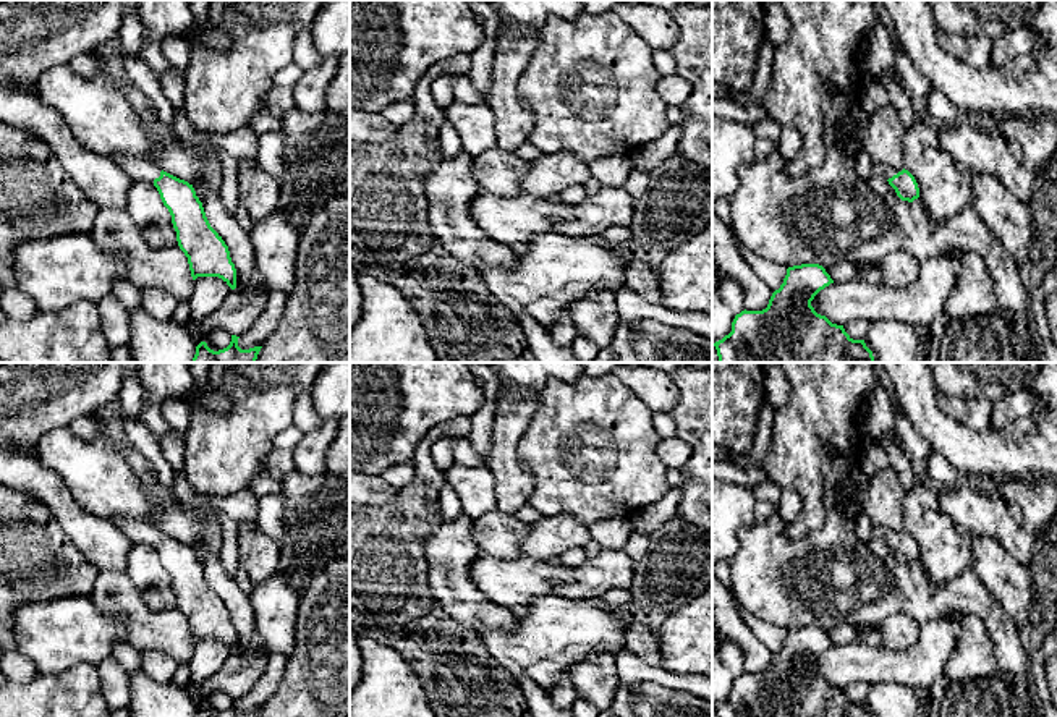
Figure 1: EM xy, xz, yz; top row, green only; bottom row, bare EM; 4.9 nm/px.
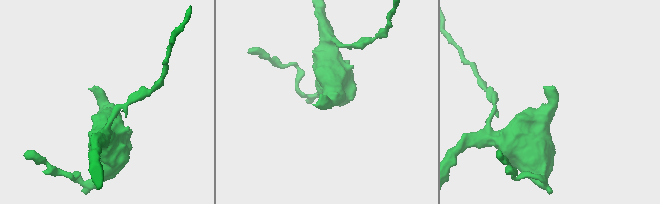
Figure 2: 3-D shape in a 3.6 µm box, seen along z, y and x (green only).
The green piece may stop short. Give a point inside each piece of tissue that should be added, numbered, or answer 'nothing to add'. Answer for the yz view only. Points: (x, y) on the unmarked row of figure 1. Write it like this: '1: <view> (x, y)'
1: yz (882, 533)

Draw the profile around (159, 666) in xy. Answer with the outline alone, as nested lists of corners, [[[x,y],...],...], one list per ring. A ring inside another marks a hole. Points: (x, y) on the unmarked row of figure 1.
[[[147,649],[141,652],[144,673],[157,683],[170,683],[178,662],[163,651]]]

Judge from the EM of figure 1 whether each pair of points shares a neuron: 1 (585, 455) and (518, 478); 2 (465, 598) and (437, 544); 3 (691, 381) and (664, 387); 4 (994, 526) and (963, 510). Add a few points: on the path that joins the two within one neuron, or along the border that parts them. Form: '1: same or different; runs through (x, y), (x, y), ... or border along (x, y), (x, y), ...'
1: different; border along (522, 436), (518, 458), (533, 479), (528, 504)
2: same; runs through (454, 585), (454, 568), (449, 564), (449, 557)
3: different; border along (674, 379), (679, 389), (679, 402), (669, 413)
4: same; runs through (986, 518), (972, 510)

